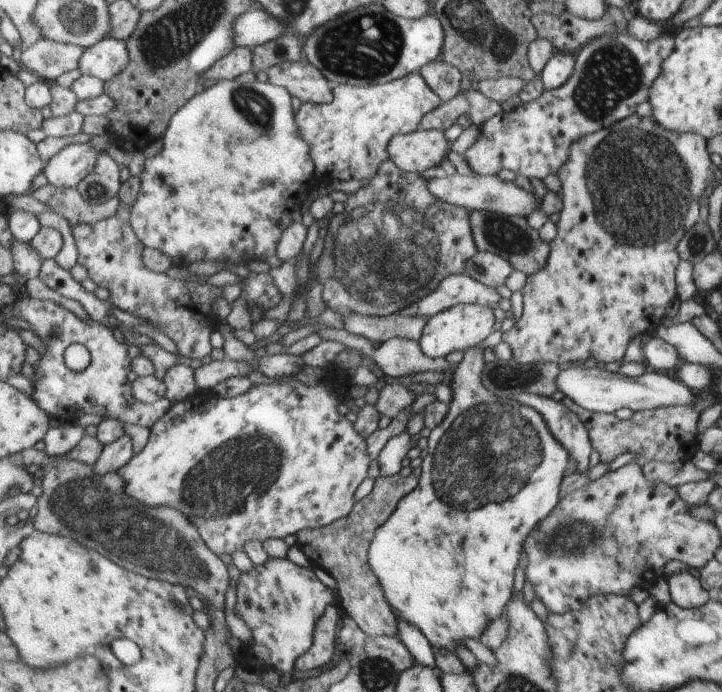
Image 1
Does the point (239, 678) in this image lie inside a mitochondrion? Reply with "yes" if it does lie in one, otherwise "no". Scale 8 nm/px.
no

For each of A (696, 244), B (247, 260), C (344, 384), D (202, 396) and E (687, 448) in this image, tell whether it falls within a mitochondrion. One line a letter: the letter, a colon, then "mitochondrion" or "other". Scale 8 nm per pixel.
A: mitochondrion
B: other
C: other
D: other
E: other

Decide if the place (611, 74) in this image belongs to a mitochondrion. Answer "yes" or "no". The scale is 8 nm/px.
yes

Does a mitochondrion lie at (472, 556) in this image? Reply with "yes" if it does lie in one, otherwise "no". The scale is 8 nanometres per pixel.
no

